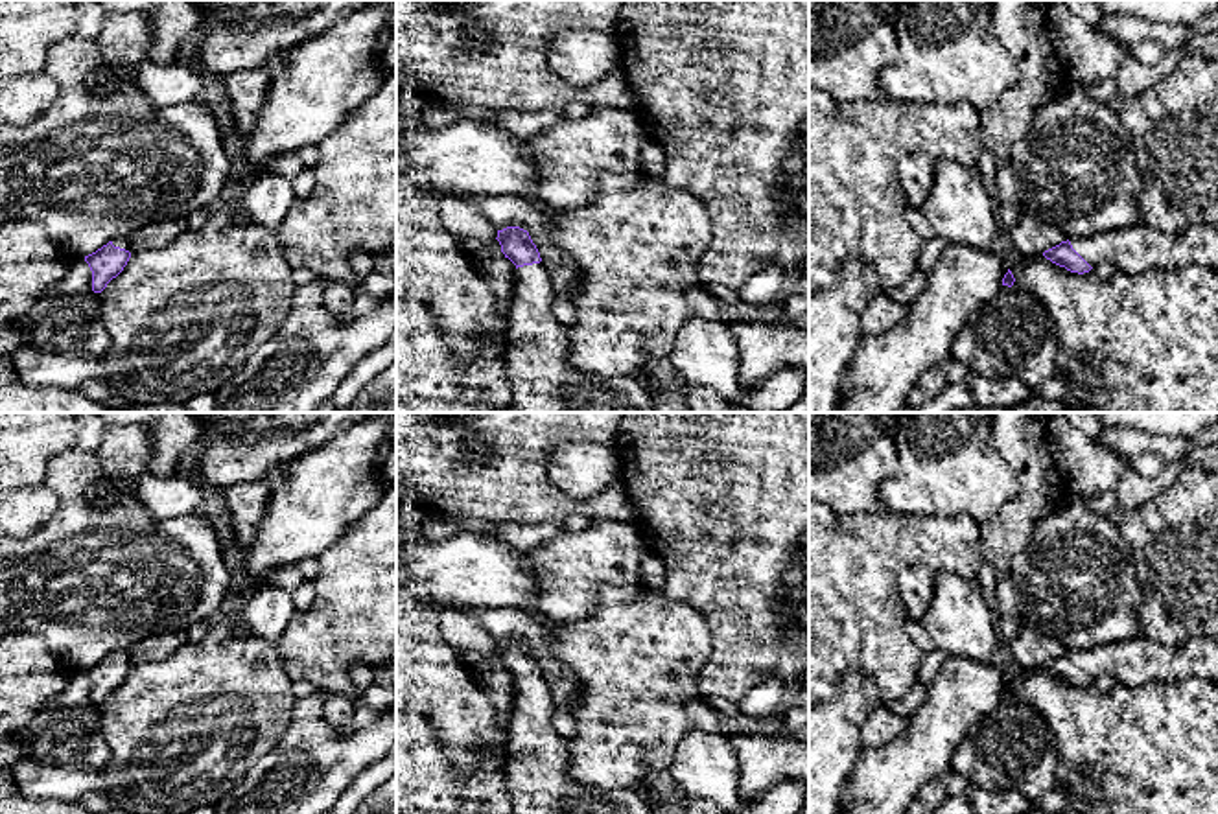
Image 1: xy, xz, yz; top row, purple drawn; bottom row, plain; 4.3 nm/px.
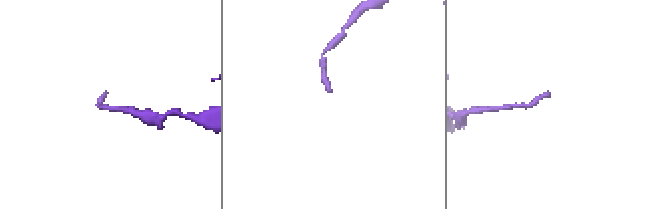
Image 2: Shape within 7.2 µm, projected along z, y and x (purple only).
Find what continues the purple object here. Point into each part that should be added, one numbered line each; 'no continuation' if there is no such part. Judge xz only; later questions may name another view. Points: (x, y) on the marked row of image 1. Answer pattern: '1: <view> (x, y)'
1: xz (540, 378)

